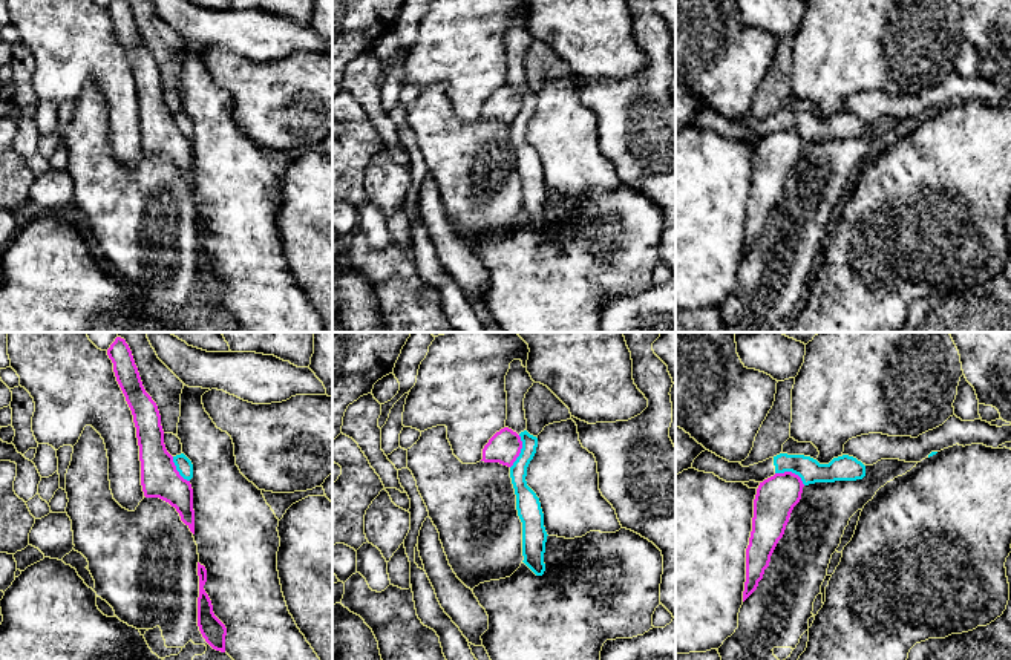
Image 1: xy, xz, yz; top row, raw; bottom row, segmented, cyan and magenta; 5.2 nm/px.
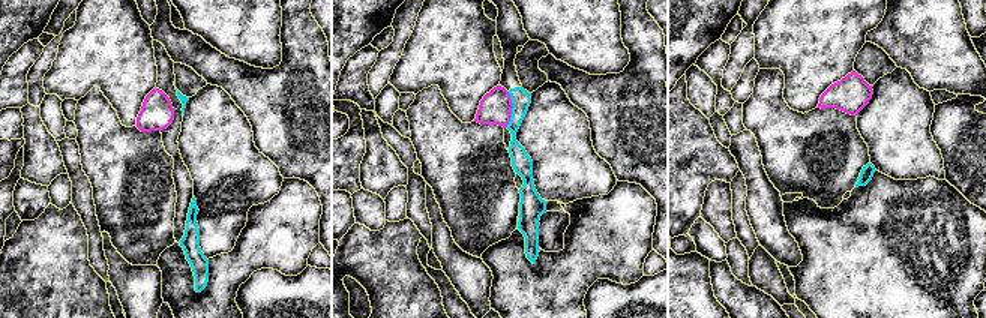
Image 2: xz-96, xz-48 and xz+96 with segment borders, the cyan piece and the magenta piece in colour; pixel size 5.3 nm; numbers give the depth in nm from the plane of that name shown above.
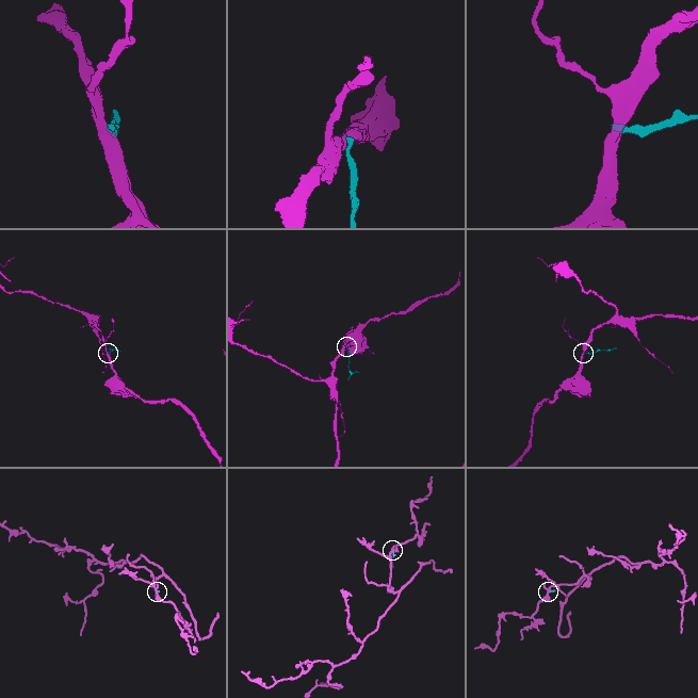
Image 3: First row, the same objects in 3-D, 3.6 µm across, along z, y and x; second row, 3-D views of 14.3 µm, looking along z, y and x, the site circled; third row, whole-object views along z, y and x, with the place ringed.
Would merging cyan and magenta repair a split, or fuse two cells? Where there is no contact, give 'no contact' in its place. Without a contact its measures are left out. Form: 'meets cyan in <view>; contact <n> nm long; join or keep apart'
meets cyan in xz; contact 180 nm long; keep apart

